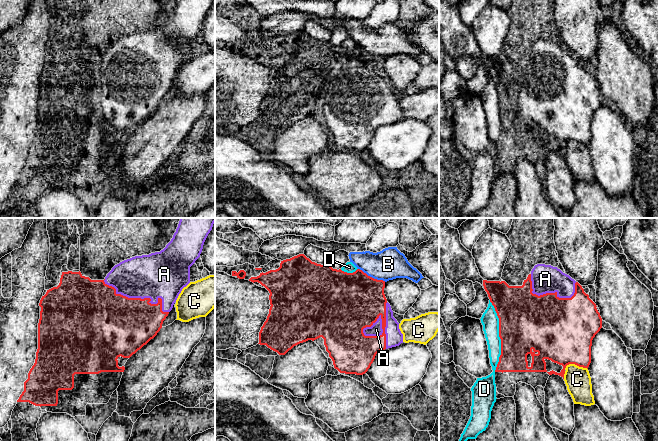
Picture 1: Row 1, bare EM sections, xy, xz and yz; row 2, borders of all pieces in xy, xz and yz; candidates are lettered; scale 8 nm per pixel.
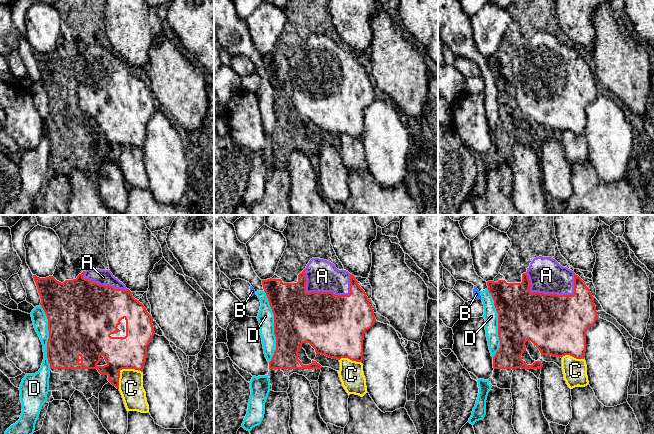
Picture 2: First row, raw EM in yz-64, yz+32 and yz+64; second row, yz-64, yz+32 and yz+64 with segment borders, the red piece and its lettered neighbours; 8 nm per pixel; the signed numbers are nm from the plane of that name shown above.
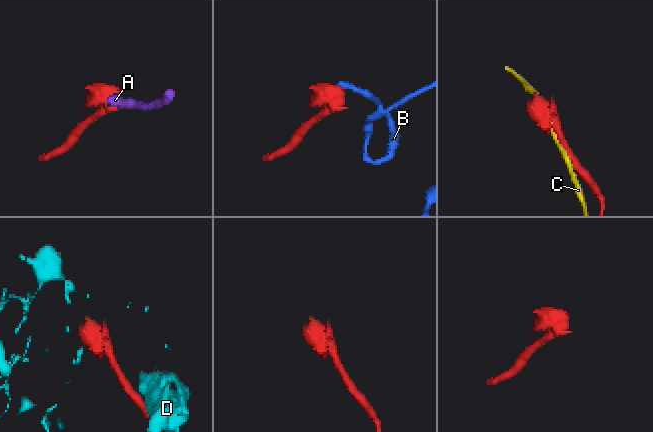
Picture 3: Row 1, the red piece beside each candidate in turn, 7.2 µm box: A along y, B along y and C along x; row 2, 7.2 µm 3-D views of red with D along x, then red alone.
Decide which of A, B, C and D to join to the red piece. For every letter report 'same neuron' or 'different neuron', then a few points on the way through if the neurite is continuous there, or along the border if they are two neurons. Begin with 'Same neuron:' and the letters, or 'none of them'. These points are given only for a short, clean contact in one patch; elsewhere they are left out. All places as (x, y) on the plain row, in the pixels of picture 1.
Same neuron: A
A: same neuron
B: different neuron; border along xz (358, 44), (374, 54), (385, 57)
C: different neuron
D: different neuron

